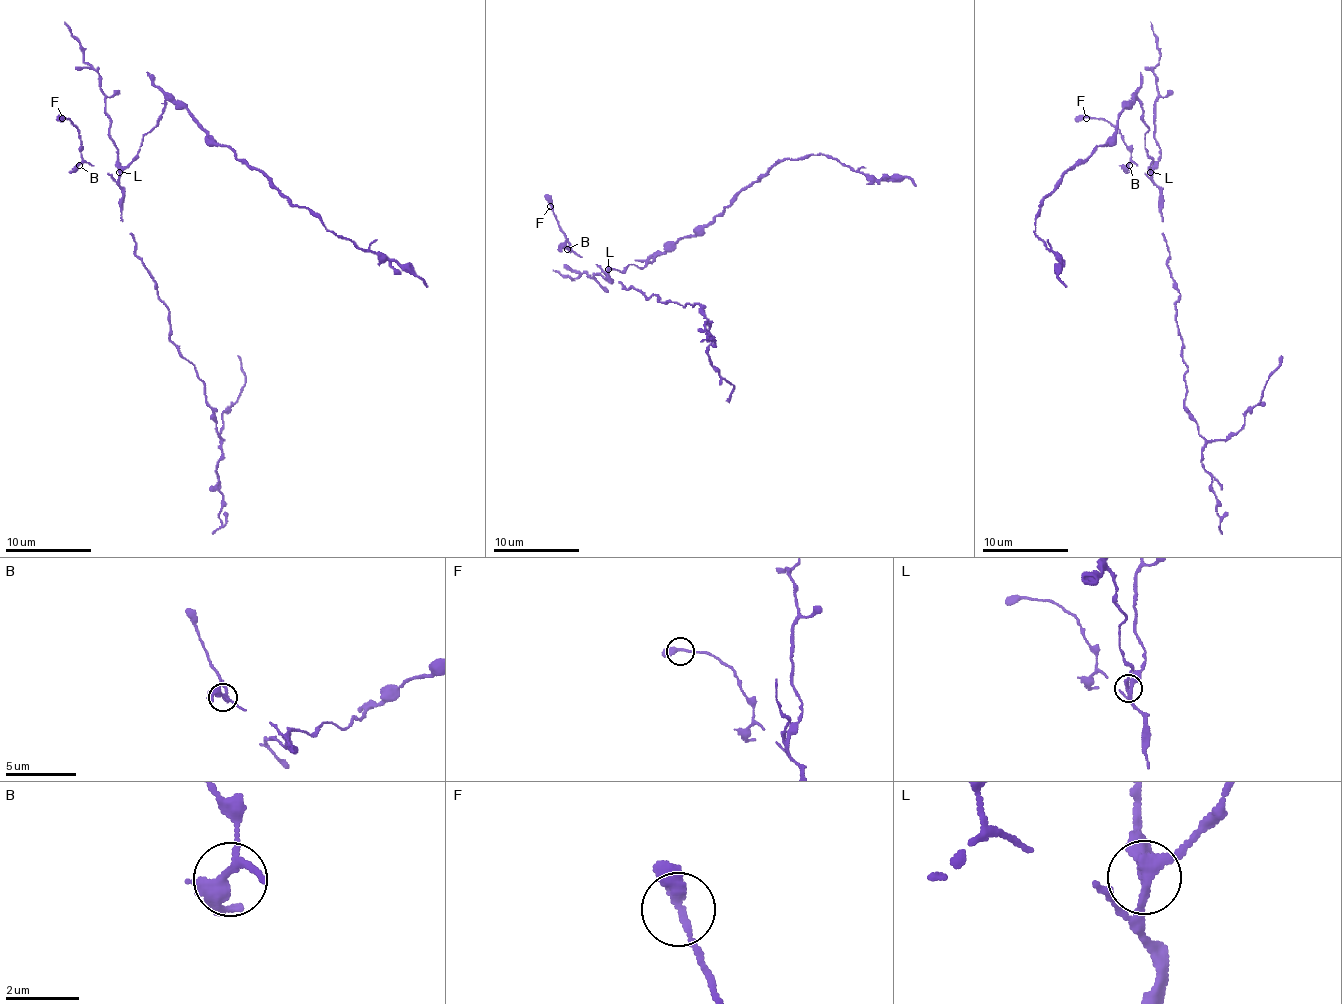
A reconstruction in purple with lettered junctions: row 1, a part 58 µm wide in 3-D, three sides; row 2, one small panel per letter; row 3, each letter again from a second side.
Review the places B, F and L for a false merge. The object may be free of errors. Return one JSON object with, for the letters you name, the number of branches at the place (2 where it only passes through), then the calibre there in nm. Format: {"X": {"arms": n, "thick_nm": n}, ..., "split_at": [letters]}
{"L": {"arms": 3, "thick_nm": 280}, "split_at": ["L"]}

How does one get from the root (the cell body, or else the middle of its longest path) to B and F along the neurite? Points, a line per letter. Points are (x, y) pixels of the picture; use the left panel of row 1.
B: (122, 169), (113, 180), (90, 163), (79, 165)
F: (122, 169), (113, 180), (87, 163), (81, 156), (79, 130), (68, 118), (62, 118)

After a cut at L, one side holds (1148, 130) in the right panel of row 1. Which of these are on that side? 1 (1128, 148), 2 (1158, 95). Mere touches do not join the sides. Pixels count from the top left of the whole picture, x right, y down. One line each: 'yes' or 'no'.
1: no
2: no

